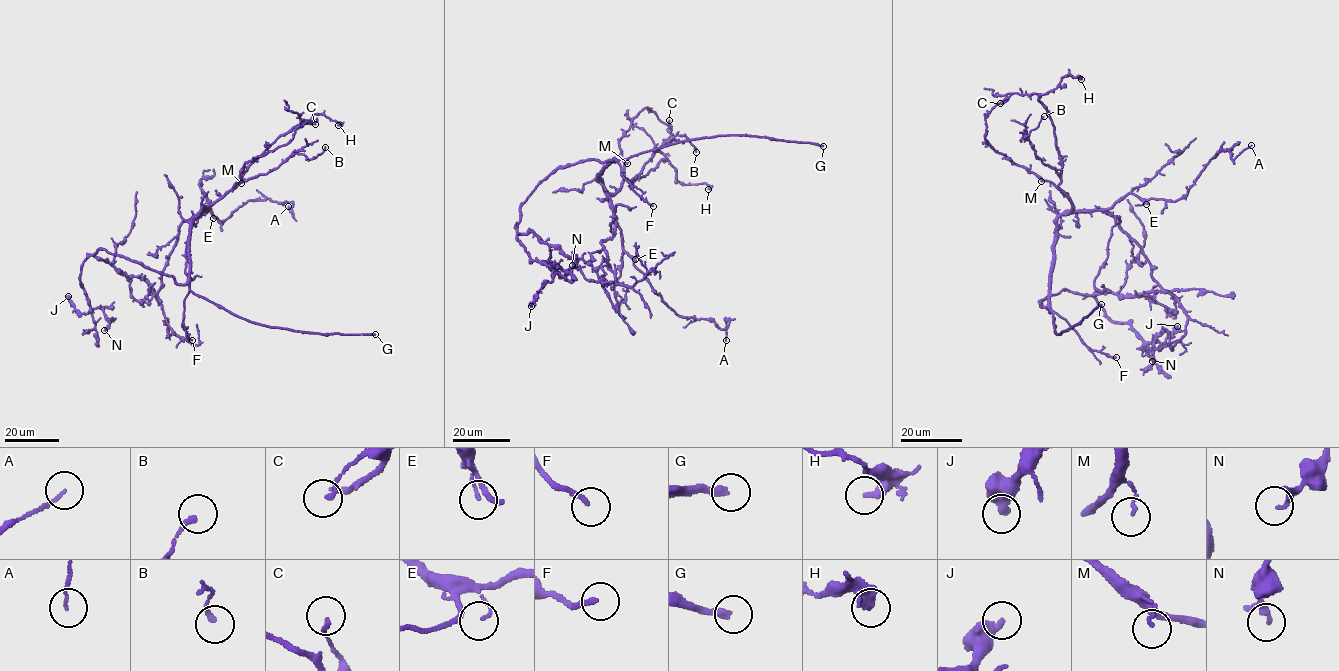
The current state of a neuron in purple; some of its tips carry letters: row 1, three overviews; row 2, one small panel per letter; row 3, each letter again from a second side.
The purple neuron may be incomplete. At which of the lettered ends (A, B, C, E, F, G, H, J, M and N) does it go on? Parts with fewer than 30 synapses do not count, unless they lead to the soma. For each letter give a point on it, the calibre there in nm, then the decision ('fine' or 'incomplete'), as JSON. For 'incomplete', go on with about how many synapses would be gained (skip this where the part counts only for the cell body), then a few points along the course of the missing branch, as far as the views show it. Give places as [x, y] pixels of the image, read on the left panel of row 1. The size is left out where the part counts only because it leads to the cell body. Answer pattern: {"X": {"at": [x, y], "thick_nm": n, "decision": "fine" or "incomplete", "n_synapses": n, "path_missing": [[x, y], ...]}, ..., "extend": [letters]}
{"A": {"at": [288, 206], "thick_nm": 100, "decision": "fine"}, "B": {"at": [325, 147], "thick_nm": 190, "decision": "fine"}, "C": {"at": [315, 124], "thick_nm": 150, "decision": "fine"}, "E": {"at": [213, 218], "thick_nm": 100, "decision": "fine"}, "F": {"at": [192, 340], "thick_nm": 190, "decision": "fine"}, "G": {"at": [375, 334], "thick_nm": 280, "decision": "incomplete"}, "H": {"at": [338, 125], "thick_nm": 360, "decision": "fine"}, "J": {"at": [68, 296], "thick_nm": 550, "decision": "fine"}, "M": {"at": [241, 183], "thick_nm": 90, "decision": "fine"}, "N": {"at": [104, 330], "thick_nm": 190, "decision": "fine"}, "extend": ["G"]}

